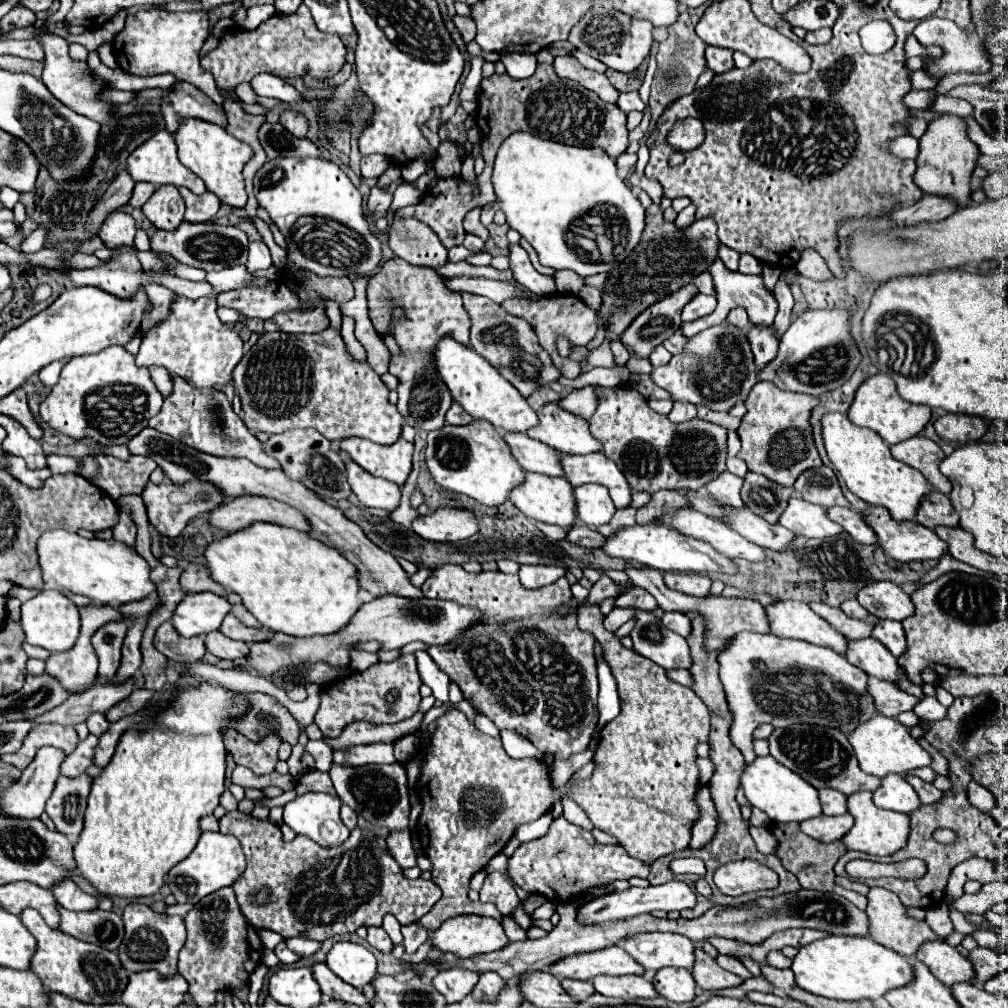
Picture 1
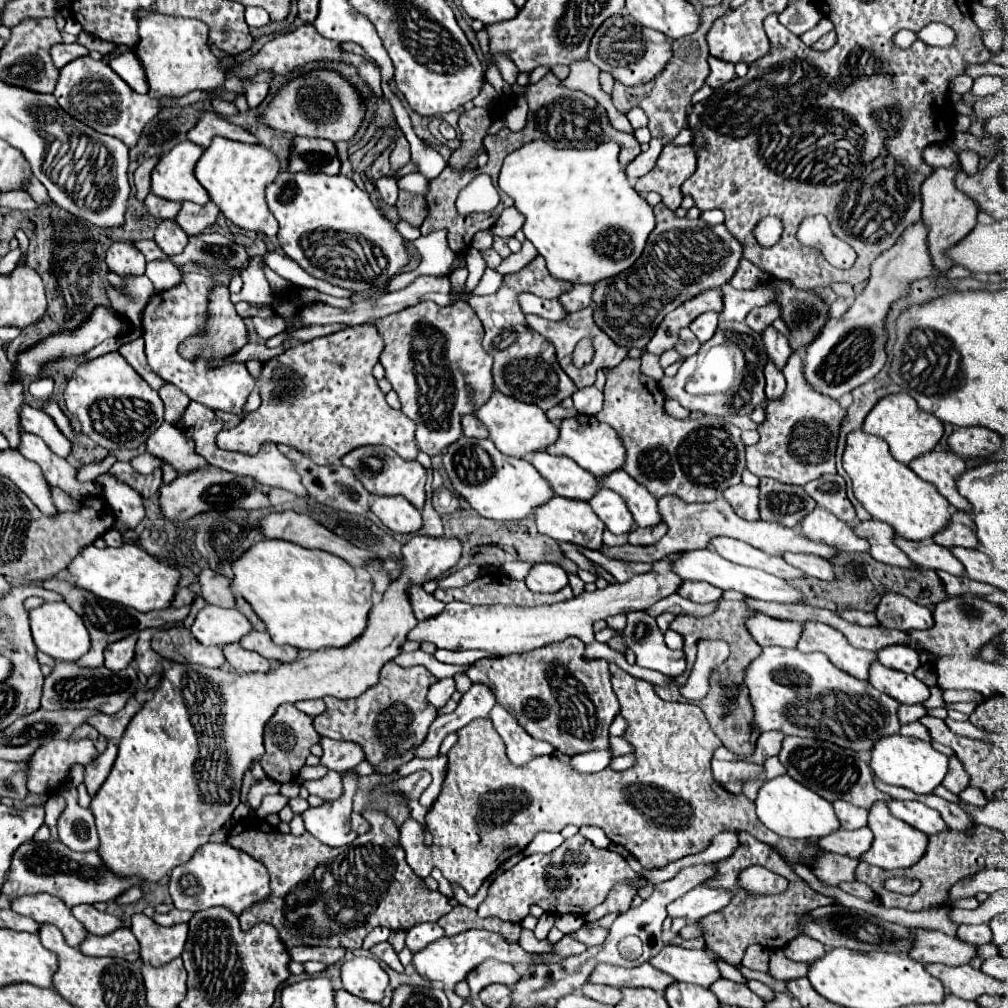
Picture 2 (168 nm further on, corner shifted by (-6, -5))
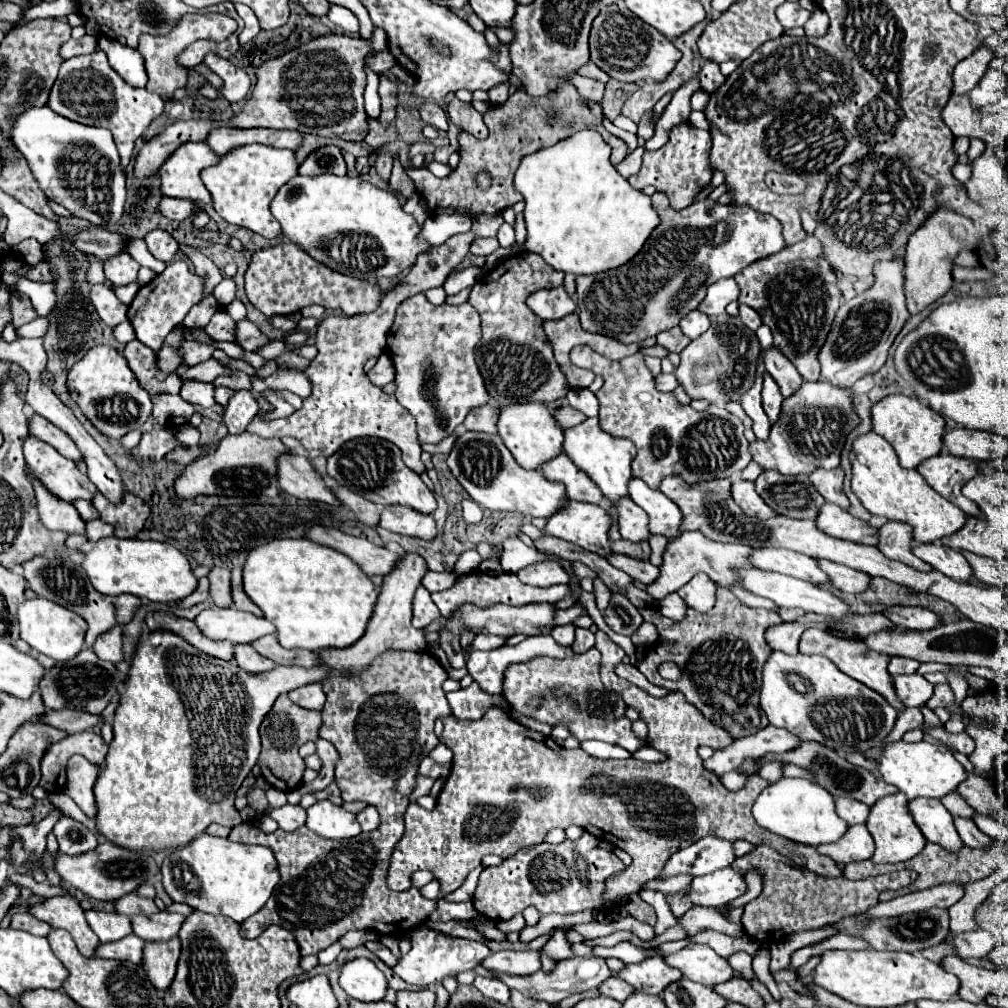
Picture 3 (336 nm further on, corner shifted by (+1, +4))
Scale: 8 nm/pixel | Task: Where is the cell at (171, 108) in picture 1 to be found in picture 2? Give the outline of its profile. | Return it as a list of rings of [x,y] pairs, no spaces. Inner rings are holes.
[[[204,111],[200,115],[198,125],[188,133],[188,139],[206,149],[206,147],[210,147],[214,137],[224,137],[224,139],[238,141],[238,143],[258,143],[258,139],[250,131],[246,131],[234,123],[228,123],[226,119],[218,117],[212,111]]]

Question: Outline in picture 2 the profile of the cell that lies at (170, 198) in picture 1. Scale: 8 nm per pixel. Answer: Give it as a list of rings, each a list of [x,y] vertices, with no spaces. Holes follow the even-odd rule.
[[[166,219],[158,225],[158,229],[154,233],[154,241],[168,257],[172,257],[172,255],[178,255],[184,251],[186,243],[188,243],[188,235],[182,231],[182,227],[178,227],[176,221]]]

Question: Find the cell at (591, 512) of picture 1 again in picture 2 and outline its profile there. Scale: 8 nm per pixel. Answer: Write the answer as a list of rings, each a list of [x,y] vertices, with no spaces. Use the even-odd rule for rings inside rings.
[[[600,489],[598,495],[594,495],[594,499],[590,501],[590,507],[604,521],[606,529],[610,529],[614,535],[630,533],[636,529],[636,521],[626,501],[610,489]]]

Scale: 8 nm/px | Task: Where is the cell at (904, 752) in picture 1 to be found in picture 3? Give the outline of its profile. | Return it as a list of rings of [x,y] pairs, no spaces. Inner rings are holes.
[[[887,742],[887,746],[881,752],[881,758],[877,760],[879,774],[887,784],[893,784],[903,792],[909,800],[917,796],[925,798],[941,798],[957,788],[957,784],[965,778],[965,768],[953,758],[951,750],[945,744],[935,742]]]

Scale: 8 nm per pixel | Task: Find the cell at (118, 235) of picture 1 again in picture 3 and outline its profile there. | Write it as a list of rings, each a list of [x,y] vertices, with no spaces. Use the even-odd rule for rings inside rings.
[[[121,252],[115,254],[115,258],[107,258],[107,262],[103,262],[103,270],[107,280],[111,280],[111,284],[123,286],[137,278],[139,264],[127,252]]]

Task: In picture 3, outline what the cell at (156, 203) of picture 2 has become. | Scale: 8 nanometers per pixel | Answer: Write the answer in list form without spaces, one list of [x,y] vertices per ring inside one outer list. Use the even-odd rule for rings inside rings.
[[[163,196],[159,202],[159,212],[169,220],[185,220],[193,214],[193,202]]]

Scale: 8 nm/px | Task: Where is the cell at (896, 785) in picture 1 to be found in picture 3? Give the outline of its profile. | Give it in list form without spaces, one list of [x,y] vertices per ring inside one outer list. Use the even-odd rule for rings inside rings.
[[[913,798],[909,800],[907,810],[929,842],[939,844],[949,852],[957,852],[963,846],[951,814],[947,814],[947,808],[937,798]]]

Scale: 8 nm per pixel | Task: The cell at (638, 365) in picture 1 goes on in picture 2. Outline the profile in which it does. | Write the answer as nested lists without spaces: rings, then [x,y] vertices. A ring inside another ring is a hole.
[[[644,353],[642,355],[642,373],[644,375],[648,375],[648,377],[654,377],[656,381],[660,381],[662,377],[664,377],[664,371],[662,371],[662,367],[660,367],[660,363],[658,363],[658,357],[656,355],[652,355],[652,353]]]

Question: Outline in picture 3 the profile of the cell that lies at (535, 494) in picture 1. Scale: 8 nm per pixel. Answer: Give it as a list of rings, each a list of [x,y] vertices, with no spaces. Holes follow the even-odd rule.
[[[567,500],[567,506],[563,506],[559,514],[547,518],[545,534],[563,538],[599,556],[607,556],[611,552],[607,538],[609,526],[611,518],[601,506]]]

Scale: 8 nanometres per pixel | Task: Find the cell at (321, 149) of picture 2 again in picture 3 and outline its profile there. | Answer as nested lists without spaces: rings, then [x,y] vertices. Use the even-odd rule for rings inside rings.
[[[333,144],[317,148],[299,166],[299,174],[315,176],[315,174],[323,174],[323,172],[331,172],[331,174],[337,174],[337,176],[347,174],[341,150],[337,146],[333,146]]]

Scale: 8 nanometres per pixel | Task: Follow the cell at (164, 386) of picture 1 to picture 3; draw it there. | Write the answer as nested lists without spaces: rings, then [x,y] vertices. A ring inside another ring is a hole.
[[[155,394],[153,396],[153,418],[165,428],[183,426],[195,414],[195,406],[187,404],[179,394]]]

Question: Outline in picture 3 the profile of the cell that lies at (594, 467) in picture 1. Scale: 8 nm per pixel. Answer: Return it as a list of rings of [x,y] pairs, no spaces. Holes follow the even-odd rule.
[[[631,478],[627,488],[629,498],[647,512],[651,534],[663,534],[667,538],[675,538],[679,534],[681,512],[669,498],[663,496],[661,490],[649,488],[641,478]]]

